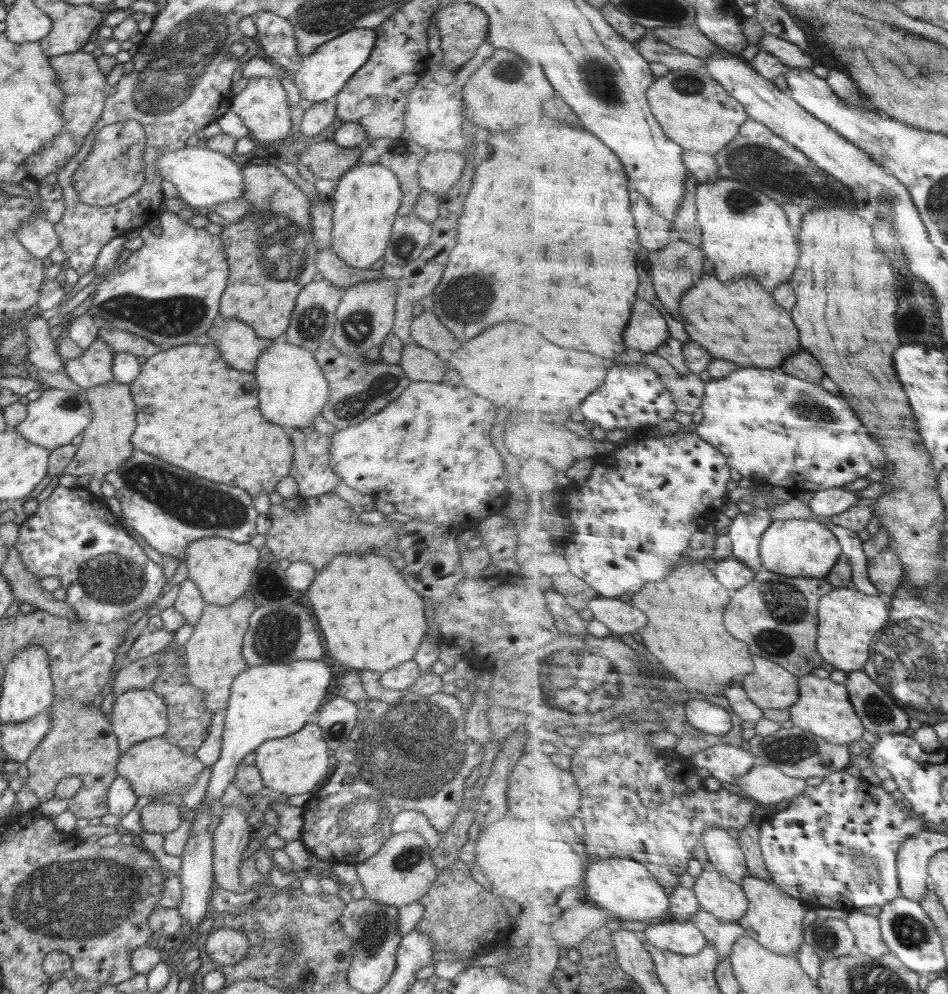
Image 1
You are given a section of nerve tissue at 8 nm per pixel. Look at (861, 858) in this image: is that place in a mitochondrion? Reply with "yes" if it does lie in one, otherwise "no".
yes

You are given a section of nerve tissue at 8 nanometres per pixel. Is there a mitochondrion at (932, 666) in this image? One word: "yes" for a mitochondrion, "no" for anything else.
yes

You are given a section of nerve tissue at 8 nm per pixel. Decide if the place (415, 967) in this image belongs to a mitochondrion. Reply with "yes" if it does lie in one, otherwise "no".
no

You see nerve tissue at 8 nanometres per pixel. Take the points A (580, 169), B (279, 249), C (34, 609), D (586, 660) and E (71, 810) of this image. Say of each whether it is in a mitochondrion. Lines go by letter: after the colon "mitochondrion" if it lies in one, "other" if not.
A: other
B: mitochondrion
C: other
D: mitochondrion
E: other

